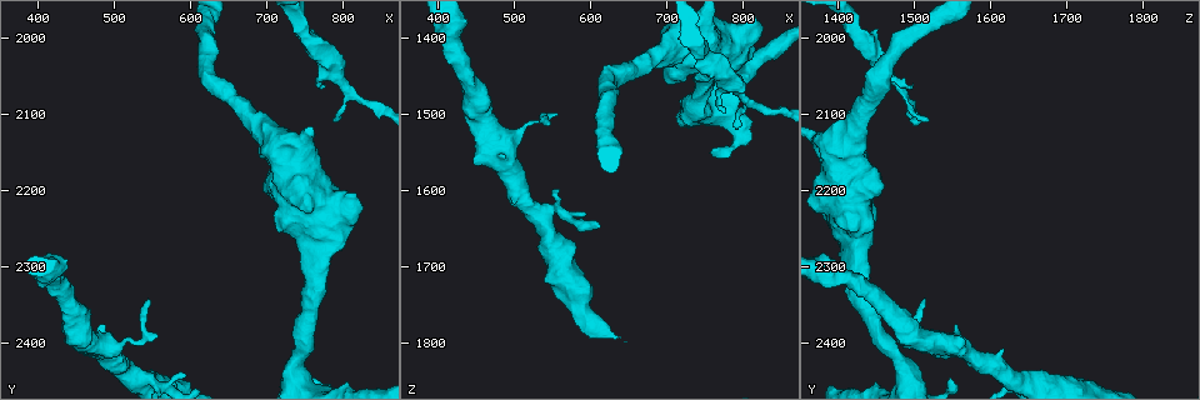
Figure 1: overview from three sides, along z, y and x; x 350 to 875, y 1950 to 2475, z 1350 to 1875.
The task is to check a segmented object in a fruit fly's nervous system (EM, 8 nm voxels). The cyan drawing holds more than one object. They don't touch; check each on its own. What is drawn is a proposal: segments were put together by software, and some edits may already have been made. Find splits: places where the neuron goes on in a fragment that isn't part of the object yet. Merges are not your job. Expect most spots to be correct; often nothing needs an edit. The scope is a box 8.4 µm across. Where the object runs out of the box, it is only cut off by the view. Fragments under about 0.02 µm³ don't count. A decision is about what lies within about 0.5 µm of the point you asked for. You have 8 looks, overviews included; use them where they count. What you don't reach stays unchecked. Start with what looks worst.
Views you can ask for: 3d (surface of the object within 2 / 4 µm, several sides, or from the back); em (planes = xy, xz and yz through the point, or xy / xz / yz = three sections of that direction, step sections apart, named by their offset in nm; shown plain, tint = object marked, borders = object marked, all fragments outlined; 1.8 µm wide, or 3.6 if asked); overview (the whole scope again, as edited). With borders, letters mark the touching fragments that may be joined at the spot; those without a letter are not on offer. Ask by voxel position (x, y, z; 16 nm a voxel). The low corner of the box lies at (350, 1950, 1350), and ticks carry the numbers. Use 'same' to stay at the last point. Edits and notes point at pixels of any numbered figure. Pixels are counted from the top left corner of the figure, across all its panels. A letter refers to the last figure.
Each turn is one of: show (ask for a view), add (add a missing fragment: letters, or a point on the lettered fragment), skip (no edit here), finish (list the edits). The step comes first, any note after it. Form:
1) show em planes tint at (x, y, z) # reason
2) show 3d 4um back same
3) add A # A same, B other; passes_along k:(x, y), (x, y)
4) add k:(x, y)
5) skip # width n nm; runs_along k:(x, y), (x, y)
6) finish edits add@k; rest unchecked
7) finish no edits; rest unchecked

show 3d 2um at (545, 2345, 1510) # tapers out

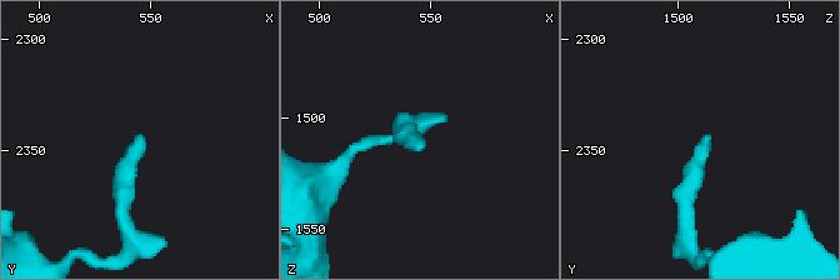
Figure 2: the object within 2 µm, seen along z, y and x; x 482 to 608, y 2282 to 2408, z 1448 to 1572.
show em 3.6um xy step 16 borders at (547, 2343, 1513)

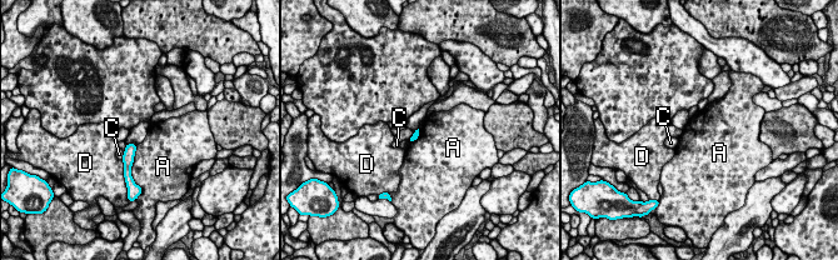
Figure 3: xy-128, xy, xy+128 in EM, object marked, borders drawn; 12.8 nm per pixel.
show em 3.6um planes borders same # another direction

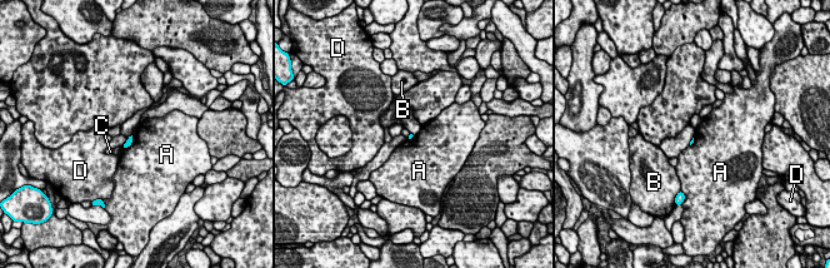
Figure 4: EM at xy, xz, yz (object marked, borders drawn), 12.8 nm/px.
skip # A other, B other, C other, D other; none of them fits

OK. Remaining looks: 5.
show 3d 2um back at (445, 2395, 1565) # branch stops here

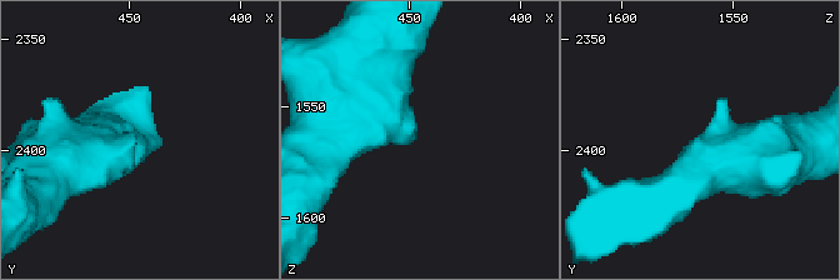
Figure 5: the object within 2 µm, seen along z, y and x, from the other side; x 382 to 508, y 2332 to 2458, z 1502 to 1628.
show em planes borders at (447, 2396, 1564)

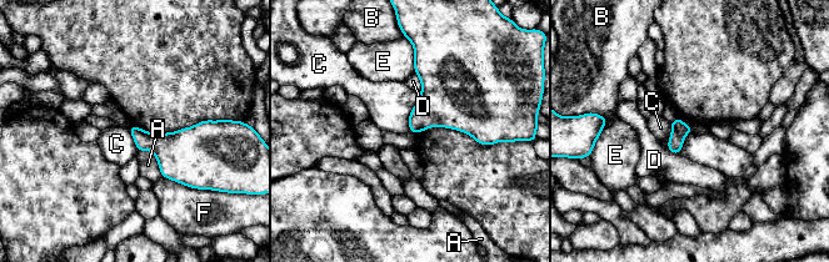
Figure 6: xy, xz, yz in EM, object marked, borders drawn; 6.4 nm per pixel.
skip # A other, B other, C other, D other, E other, F other; border 6:(420, 91), (409, 114), (409, 131); none of them fits

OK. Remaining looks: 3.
show em xy step 4 tint at (705, 2195, 1460) # stops while still wide

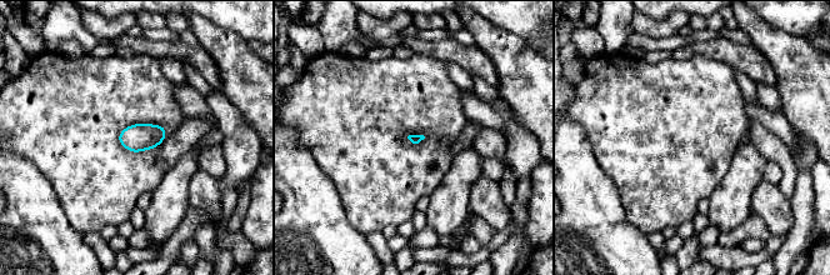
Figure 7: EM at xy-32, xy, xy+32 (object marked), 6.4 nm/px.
show em planes borders same

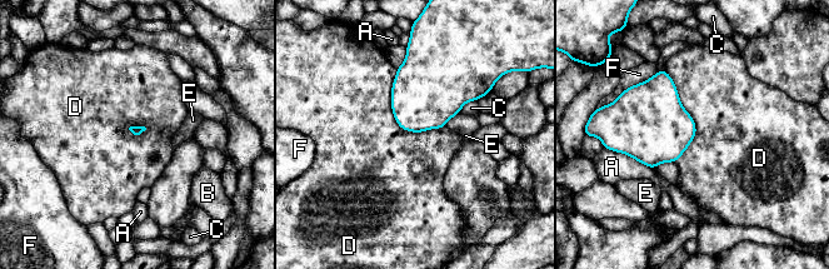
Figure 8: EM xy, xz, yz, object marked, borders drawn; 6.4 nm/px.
skip # A other, B other, C other, D other, E other, F other; border 8:(395, 69), (394, 120), (444, 128); none of them fits

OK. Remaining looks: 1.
finish no edits; rest unchecked

